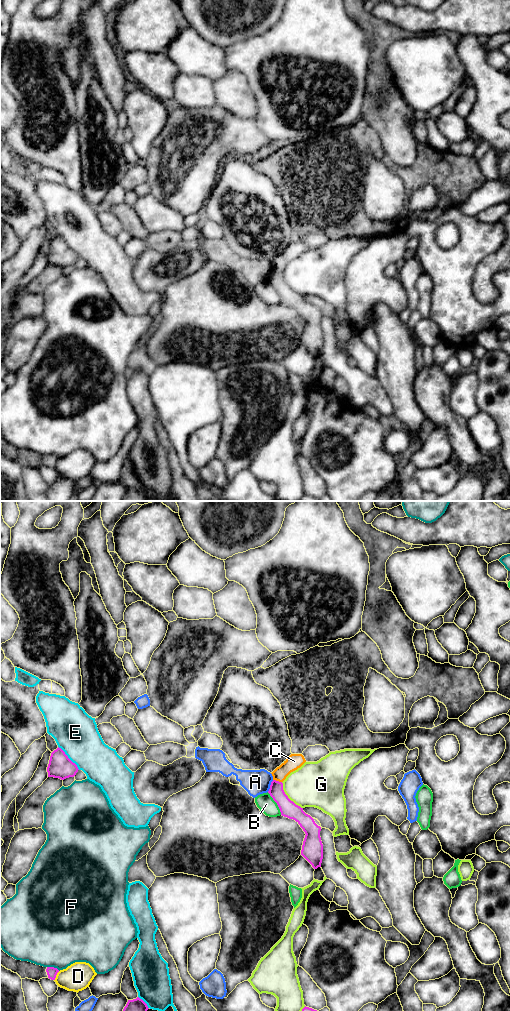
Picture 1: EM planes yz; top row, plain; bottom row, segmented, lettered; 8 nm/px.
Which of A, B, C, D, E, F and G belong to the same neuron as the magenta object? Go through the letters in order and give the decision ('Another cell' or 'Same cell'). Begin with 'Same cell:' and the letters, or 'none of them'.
Same cell: none of them
A: Another cell
B: Another cell
C: Another cell
D: Another cell
E: Another cell
F: Another cell
G: Another cell

